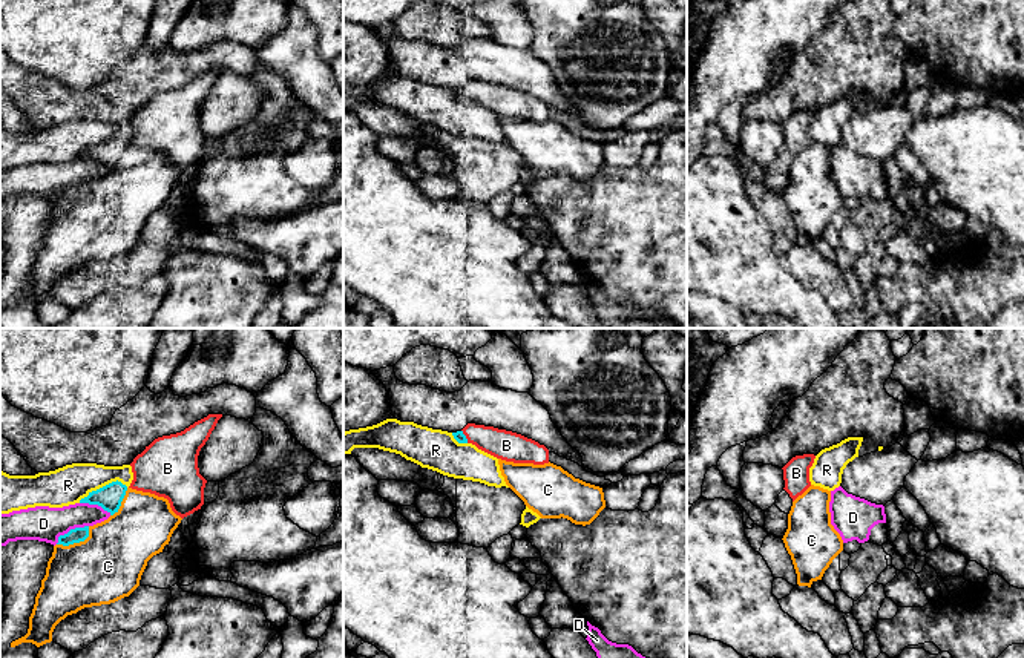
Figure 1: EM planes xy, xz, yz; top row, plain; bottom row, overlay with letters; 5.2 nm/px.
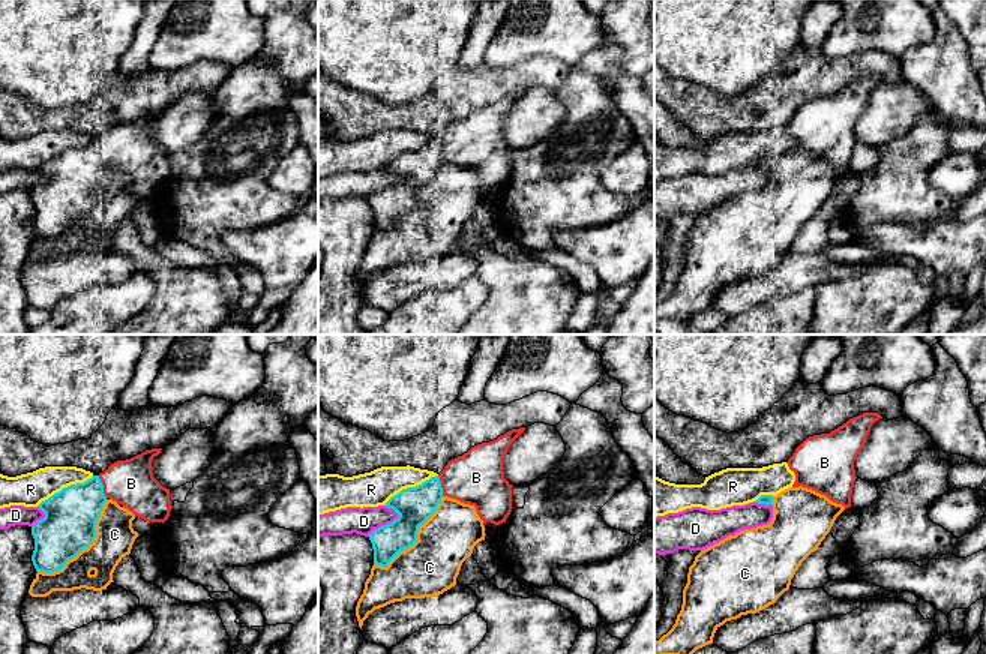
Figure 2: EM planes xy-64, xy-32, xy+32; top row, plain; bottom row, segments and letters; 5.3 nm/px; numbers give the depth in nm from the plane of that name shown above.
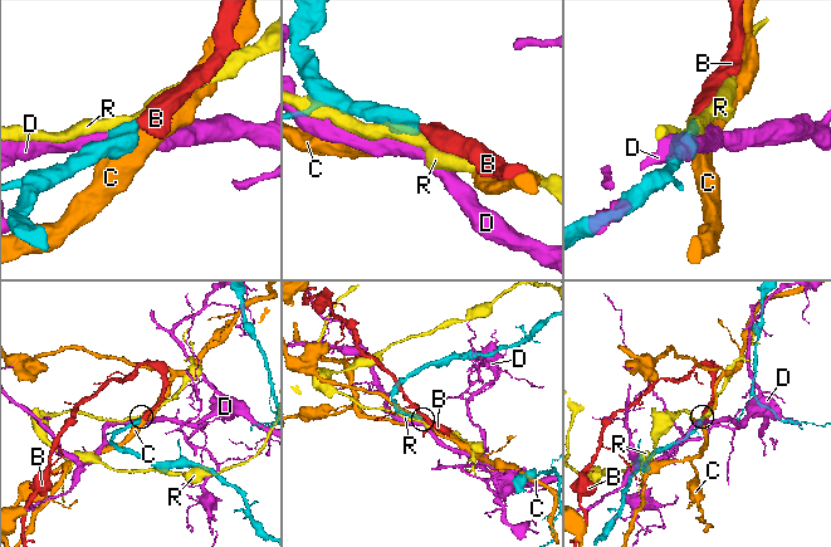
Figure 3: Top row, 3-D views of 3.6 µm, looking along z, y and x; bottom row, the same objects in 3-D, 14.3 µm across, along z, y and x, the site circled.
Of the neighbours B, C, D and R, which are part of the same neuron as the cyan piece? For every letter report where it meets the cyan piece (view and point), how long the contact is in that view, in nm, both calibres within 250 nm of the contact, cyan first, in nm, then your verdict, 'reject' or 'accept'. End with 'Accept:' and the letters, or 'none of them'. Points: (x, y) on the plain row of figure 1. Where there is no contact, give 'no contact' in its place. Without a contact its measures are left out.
B: contact xz (465, 92); length 80 nm; calibres 60 and 160 nm; accept
C: contact xy (77, 198); length 200 nm; calibres 80 and 360 nm; reject
D: contact xy (71, 186); length 200 nm; calibres 80 and 190 nm; reject
R: contact xy (103, 143); length 280 nm; calibres 140 and 200 nm; reject
Accept: B

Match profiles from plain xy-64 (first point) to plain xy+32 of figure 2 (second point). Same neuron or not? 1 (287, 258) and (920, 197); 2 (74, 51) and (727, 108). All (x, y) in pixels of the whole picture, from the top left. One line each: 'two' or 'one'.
1: two
2: two

